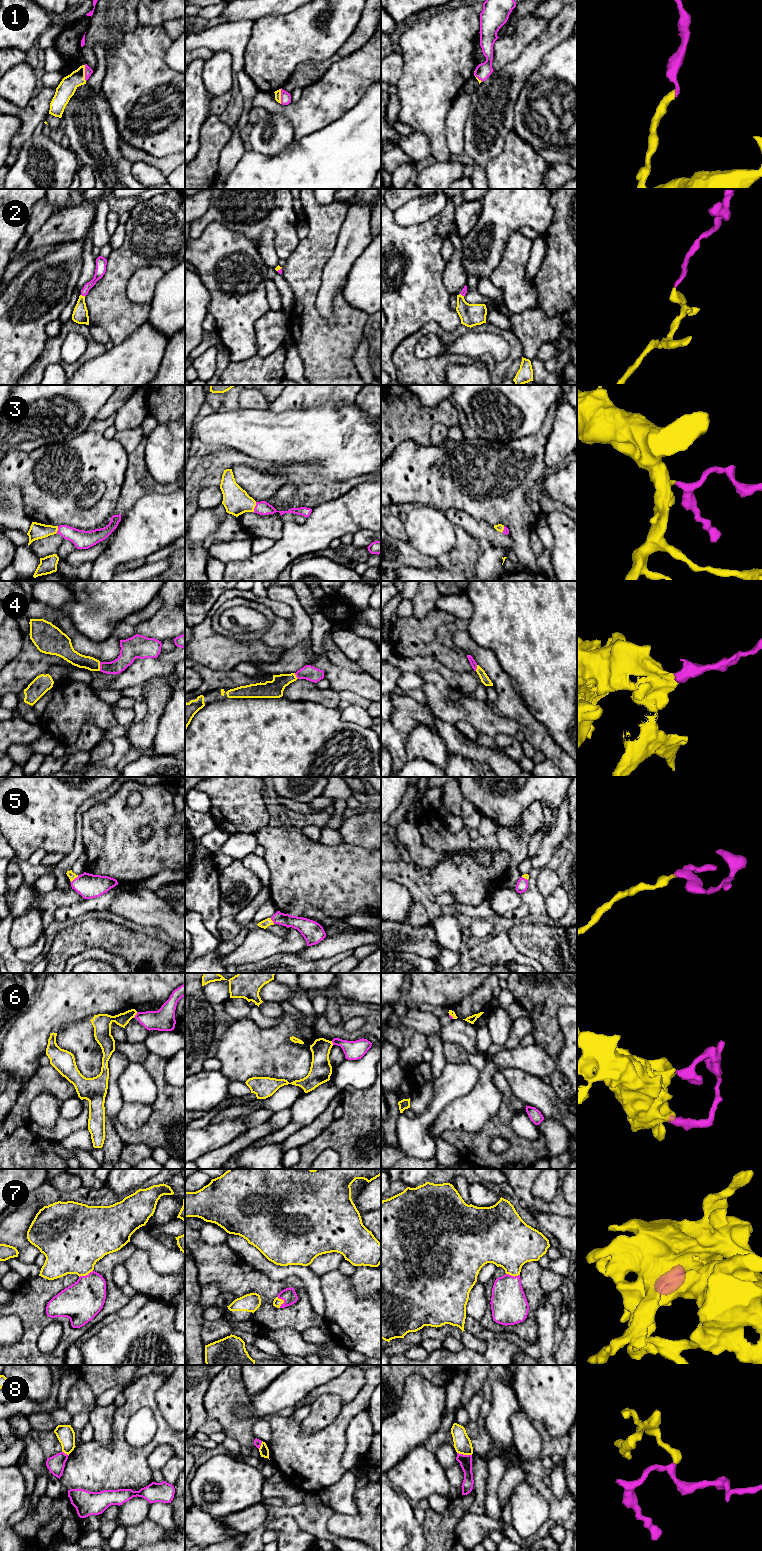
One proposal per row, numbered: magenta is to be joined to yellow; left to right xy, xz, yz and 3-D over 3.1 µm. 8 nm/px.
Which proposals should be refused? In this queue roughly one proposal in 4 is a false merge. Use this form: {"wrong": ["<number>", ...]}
{"wrong": ["6", "8"]}

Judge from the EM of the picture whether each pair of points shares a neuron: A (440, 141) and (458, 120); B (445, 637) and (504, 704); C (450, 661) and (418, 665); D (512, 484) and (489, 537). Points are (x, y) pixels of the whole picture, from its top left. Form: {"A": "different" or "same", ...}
{"A": "different", "B": "different", "C": "different", "D": "different"}

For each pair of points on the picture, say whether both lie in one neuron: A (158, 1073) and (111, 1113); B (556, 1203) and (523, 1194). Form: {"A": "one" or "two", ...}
{"A": "two", "B": "one"}

